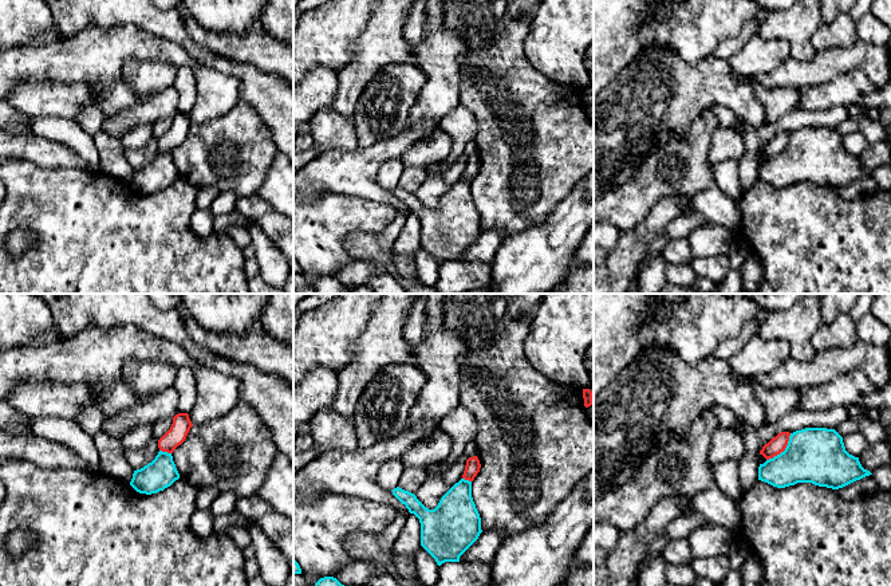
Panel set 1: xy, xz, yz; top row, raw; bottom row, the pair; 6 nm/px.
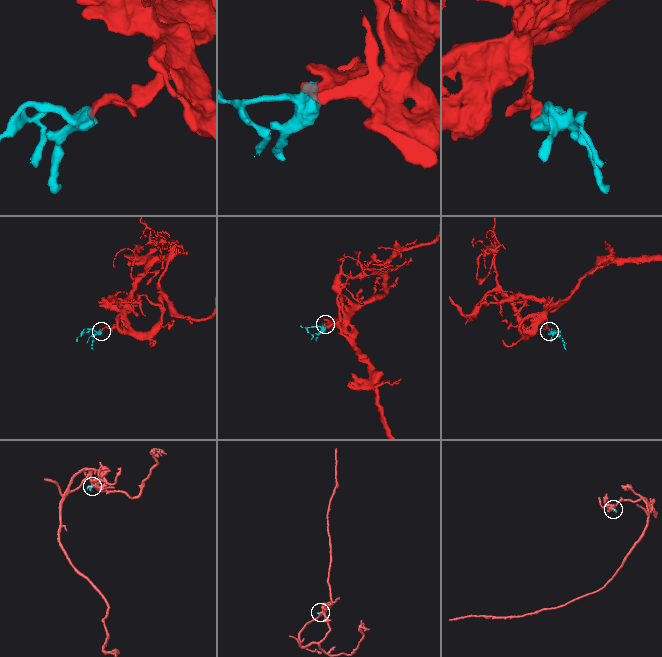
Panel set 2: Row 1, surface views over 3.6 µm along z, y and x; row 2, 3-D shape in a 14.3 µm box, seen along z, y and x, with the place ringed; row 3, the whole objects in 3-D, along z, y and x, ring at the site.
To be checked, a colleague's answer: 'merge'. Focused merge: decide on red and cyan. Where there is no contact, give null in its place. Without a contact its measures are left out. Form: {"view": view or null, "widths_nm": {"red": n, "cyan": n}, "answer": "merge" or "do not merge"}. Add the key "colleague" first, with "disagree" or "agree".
{"colleague": "disagree", "view": "yz", "widths_nm": {"red": 100, "cyan": 340}, "answer": "do not merge"}

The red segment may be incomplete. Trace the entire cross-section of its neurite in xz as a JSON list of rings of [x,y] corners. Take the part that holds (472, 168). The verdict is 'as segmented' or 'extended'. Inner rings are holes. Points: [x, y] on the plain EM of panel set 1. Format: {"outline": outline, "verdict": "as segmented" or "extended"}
{"outline": [[[477,156],[469,157],[466,160],[465,170],[462,178],[473,181],[480,172],[481,164]]], "verdict": "as segmented"}

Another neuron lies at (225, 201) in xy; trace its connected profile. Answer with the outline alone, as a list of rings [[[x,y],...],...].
[[[232,190],[220,192],[209,209],[213,216],[232,212],[234,211],[236,200],[237,200],[237,196],[234,192]]]

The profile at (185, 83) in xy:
[[[177,68],[177,78],[174,80],[173,87],[178,93],[178,113],[188,113],[197,98],[197,82],[193,68]]]

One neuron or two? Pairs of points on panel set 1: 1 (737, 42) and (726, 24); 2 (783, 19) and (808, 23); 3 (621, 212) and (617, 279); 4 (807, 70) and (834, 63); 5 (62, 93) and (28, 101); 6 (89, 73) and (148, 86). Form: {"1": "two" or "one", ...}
{"1": "two", "2": "one", "3": "two", "4": "one", "5": "one", "6": "two"}

